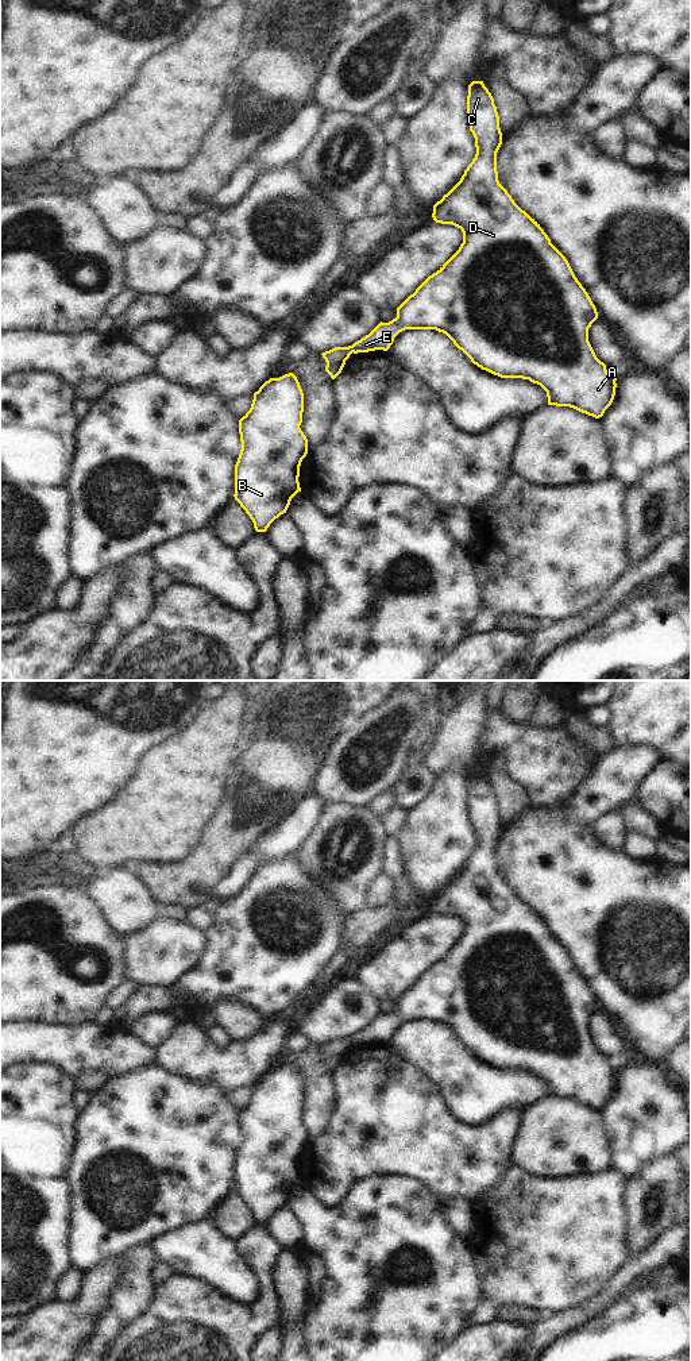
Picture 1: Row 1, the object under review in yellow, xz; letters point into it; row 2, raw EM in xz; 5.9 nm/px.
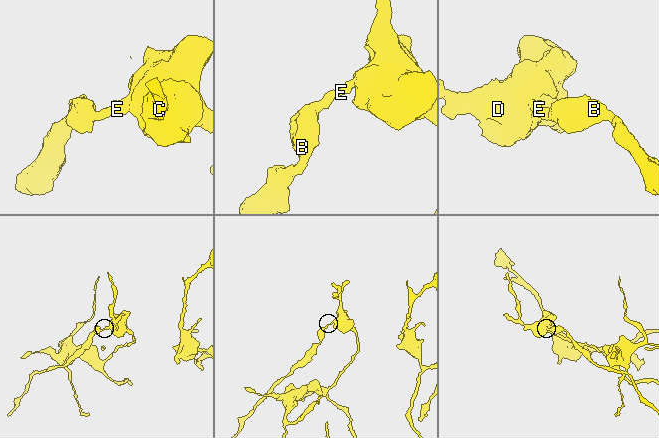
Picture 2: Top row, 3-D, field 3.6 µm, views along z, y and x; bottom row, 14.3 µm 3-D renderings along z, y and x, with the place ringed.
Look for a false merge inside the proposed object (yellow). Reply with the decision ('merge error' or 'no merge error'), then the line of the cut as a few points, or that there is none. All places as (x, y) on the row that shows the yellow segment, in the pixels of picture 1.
merge error; cut in xz along (350, 346), (352, 351)

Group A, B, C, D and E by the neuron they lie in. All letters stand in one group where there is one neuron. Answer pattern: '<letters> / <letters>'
A C D E / B

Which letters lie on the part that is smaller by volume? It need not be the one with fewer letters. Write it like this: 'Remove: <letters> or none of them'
Remove: B

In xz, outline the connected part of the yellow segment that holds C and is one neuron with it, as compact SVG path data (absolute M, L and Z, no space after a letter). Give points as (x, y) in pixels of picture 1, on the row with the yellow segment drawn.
M472 81L468 85L467 96L467 120L470 123L470 131L475 138L476 154L472 162L464 170L460 181L443 196L440 201L433 205L432 217L436 223L452 224L462 230L463 243L459 250L432 275L429 275L413 294L410 294L398 308L397 317L389 323L379 323L368 335L355 342L351 348L354 354L368 352L375 350L387 351L394 342L394 338L405 329L436 329L445 333L453 344L462 350L474 365L486 370L501 378L522 378L529 379L533 383L540 385L548 397L548 405L556 406L570 406L582 413L599 419L603 416L605 410L611 405L615 388L617 388L617 375L610 375L606 370L606 365L601 362L590 342L588 342L588 328L598 319L598 312L592 304L588 293L582 286L582 284L575 277L568 261L565 257L551 243L551 239L540 227L540 224L532 219L525 211L522 211L507 193L507 190L498 181L497 171L497 153L502 144L502 132L499 128L499 116L494 99L489 89L485 86L483 81Z

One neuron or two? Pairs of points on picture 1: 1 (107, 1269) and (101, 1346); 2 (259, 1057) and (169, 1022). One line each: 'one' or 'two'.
1: two
2: two

